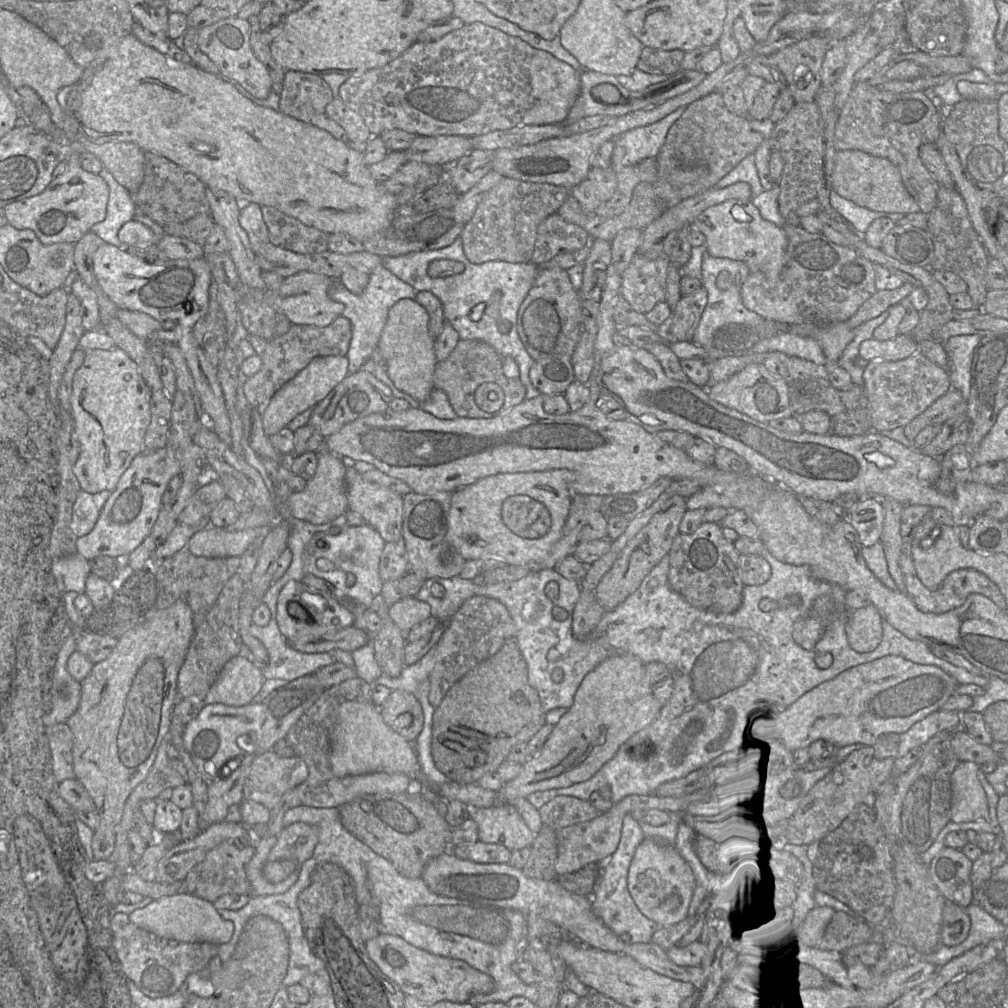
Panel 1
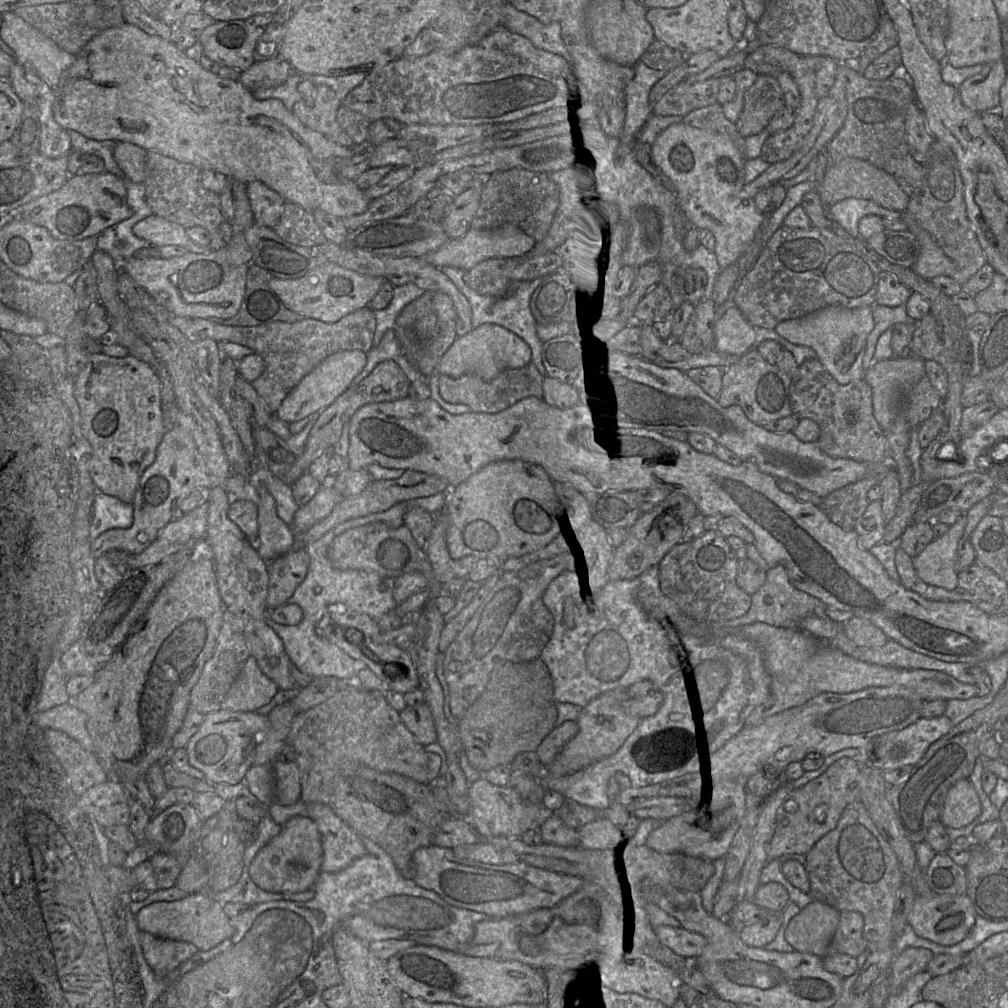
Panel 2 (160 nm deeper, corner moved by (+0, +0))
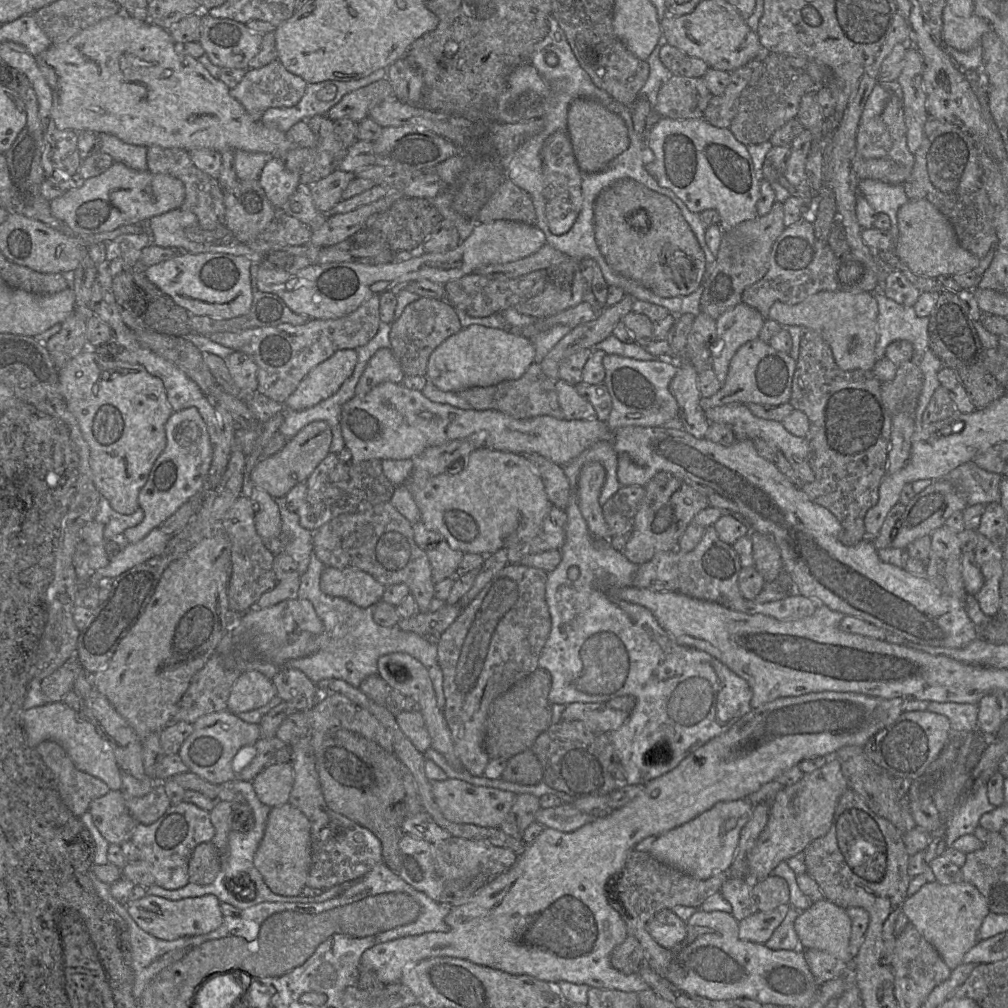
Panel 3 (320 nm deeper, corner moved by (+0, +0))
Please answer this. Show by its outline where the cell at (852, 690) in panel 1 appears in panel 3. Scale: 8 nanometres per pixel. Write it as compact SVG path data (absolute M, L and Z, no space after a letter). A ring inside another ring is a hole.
M823 691L795 697L778 698L758 708L752 709L734 725L732 725L732 727L725 733L708 741L706 744L687 756L676 768L646 783L643 790L624 807L610 811L608 814L597 818L593 822L588 823L573 832L561 832L551 828L544 828L540 835L532 843L526 845L523 852L518 855L517 861L512 867L487 883L470 899L462 902L458 906L452 907L450 913L445 918L445 922L449 927L448 932L430 932L422 935L407 936L375 945L363 953L360 960L360 970L373 971L382 983L389 985L399 983L404 970L421 960L434 957L453 957L468 960L480 966L501 970L512 975L529 975L549 984L556 984L560 981L566 981L574 984L586 984L593 988L614 989L635 993L651 989L638 973L624 974L615 969L611 965L610 960L613 950L624 942L628 936L627 926L624 920L620 916L619 912L613 907L616 906L616 899L613 898L613 896L617 896L619 875L625 866L628 855L632 850L635 850L635 846L646 837L659 836L685 824L701 813L709 810L718 802L747 799L749 795L758 791L764 784L776 780L786 770L792 768L793 766L798 766L801 761L816 757L833 757L835 756L836 751L844 746L856 745L863 747L873 735L892 724L903 713L903 702L904 699L902 698L884 699L853 692ZM612 880L614 880L613 884L608 885L610 902L608 903L605 884L611 882Z

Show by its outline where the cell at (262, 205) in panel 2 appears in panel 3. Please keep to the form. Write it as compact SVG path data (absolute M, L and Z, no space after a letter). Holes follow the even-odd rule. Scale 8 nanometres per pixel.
M271 157L258 178L266 198L280 210L288 198L300 188L299 173L285 167L281 157Z

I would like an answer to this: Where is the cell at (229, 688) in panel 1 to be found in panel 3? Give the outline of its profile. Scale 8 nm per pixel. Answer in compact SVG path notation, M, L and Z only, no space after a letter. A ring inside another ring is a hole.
M247 670L234 682L226 710L239 714L266 705L277 694L270 679L257 670Z

